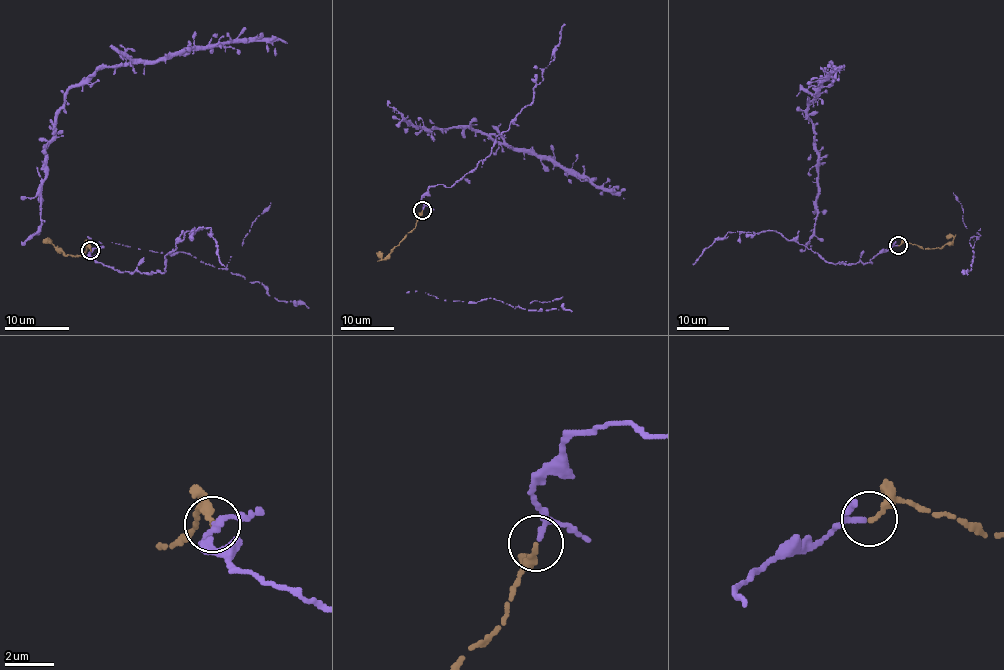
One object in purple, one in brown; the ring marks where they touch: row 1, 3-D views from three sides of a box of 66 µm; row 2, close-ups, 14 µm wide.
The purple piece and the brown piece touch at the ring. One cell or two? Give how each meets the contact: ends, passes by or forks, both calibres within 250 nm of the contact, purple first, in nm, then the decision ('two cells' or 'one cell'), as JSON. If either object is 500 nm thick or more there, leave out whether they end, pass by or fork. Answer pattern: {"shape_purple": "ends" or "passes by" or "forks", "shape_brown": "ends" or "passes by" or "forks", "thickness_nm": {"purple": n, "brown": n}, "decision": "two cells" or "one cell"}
{"shape_purple": "passes by", "shape_brown": "ends", "thickness_nm": {"purple": 180, "brown": 200}, "decision": "one cell"}

